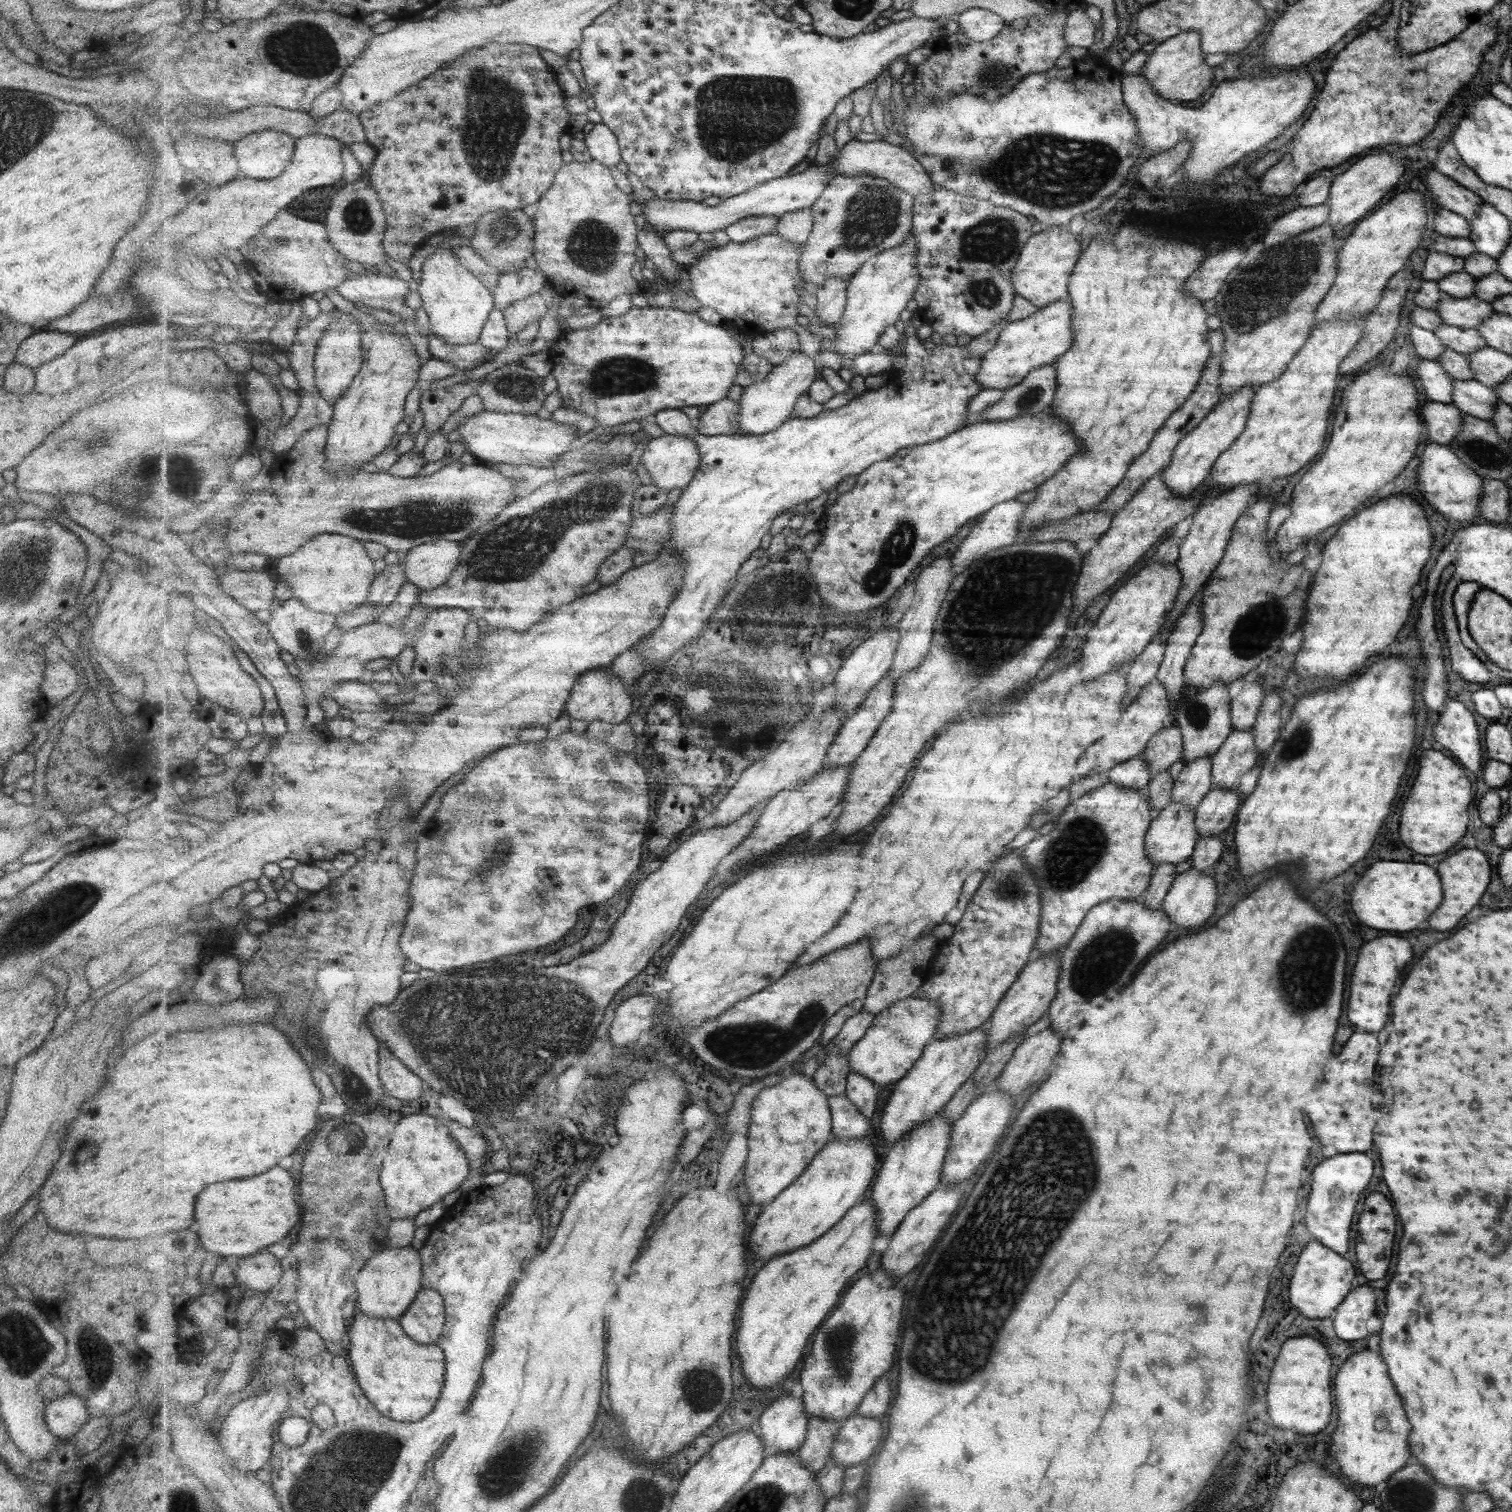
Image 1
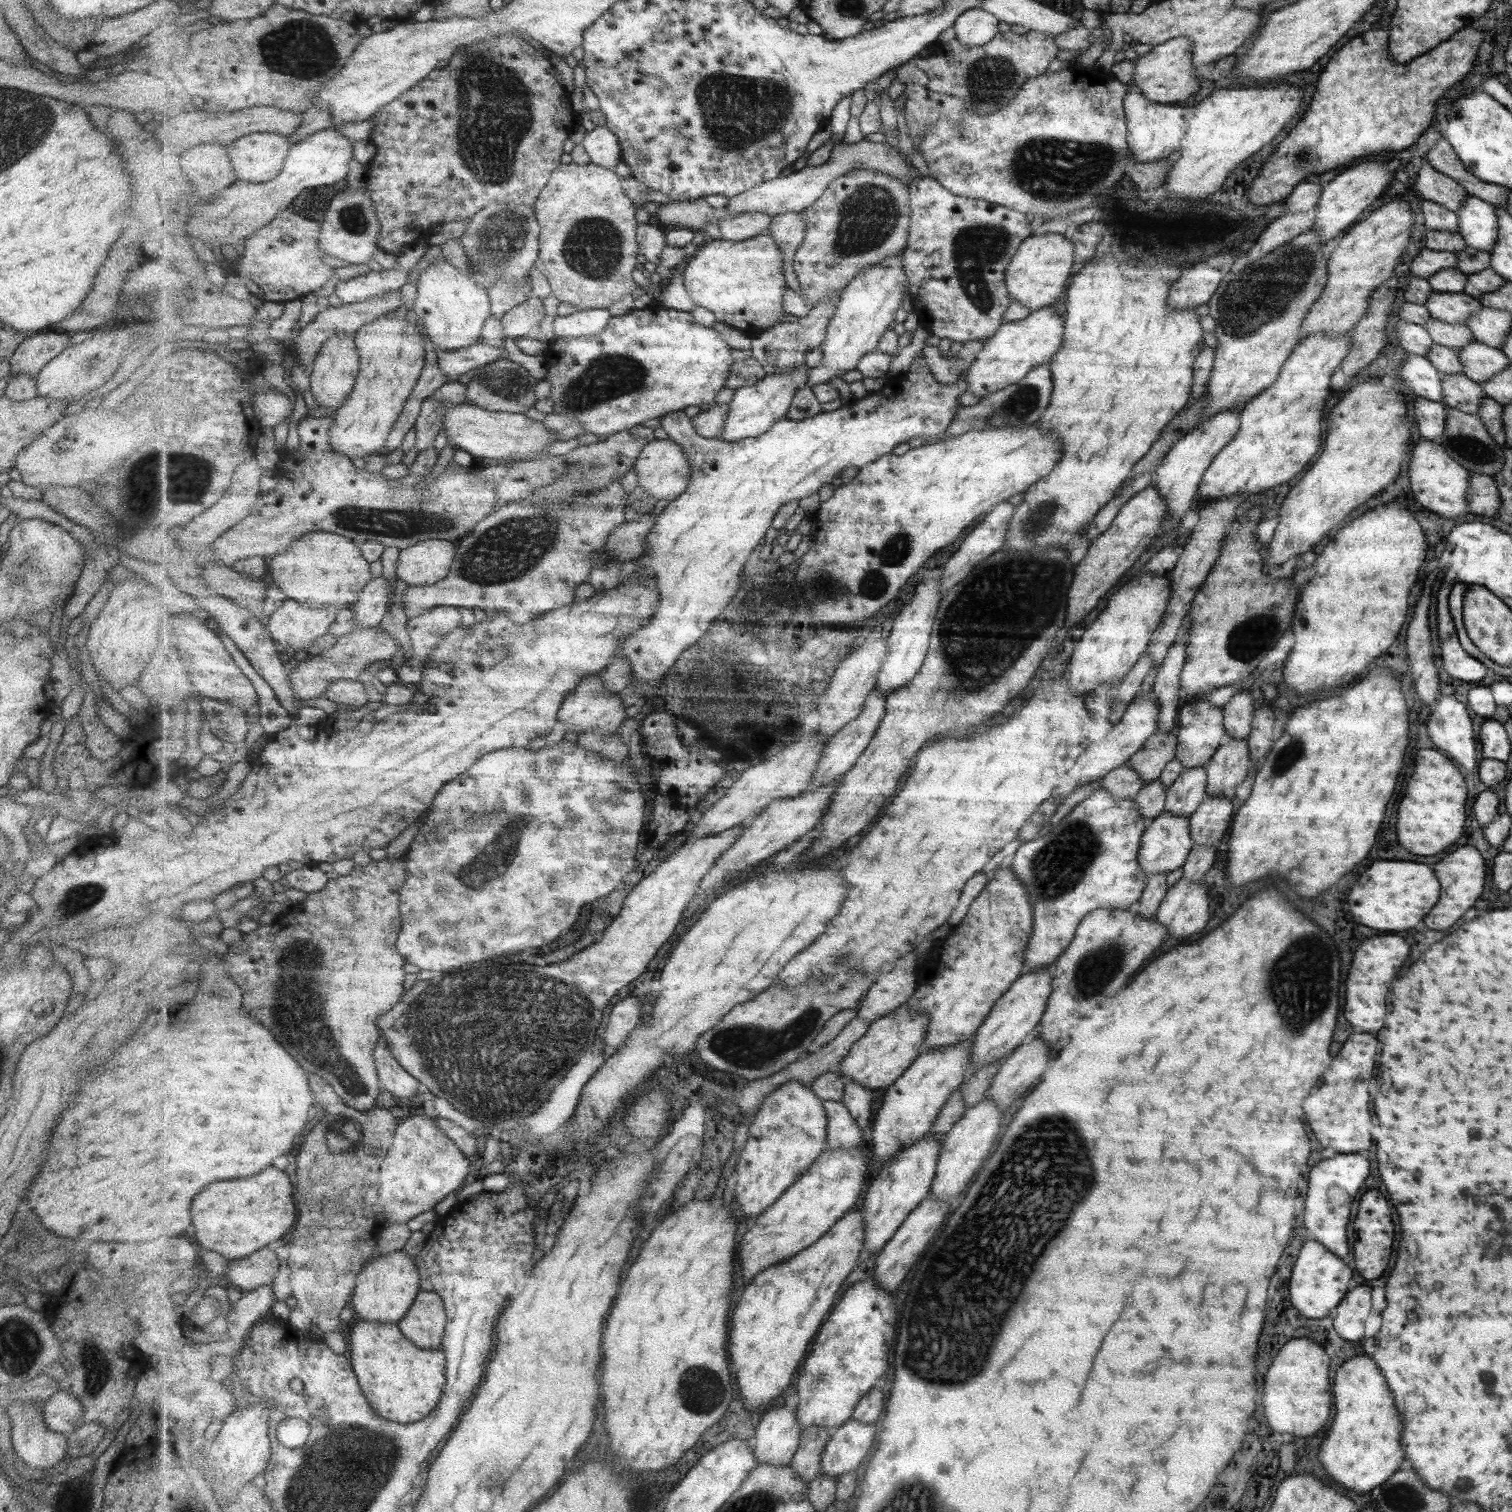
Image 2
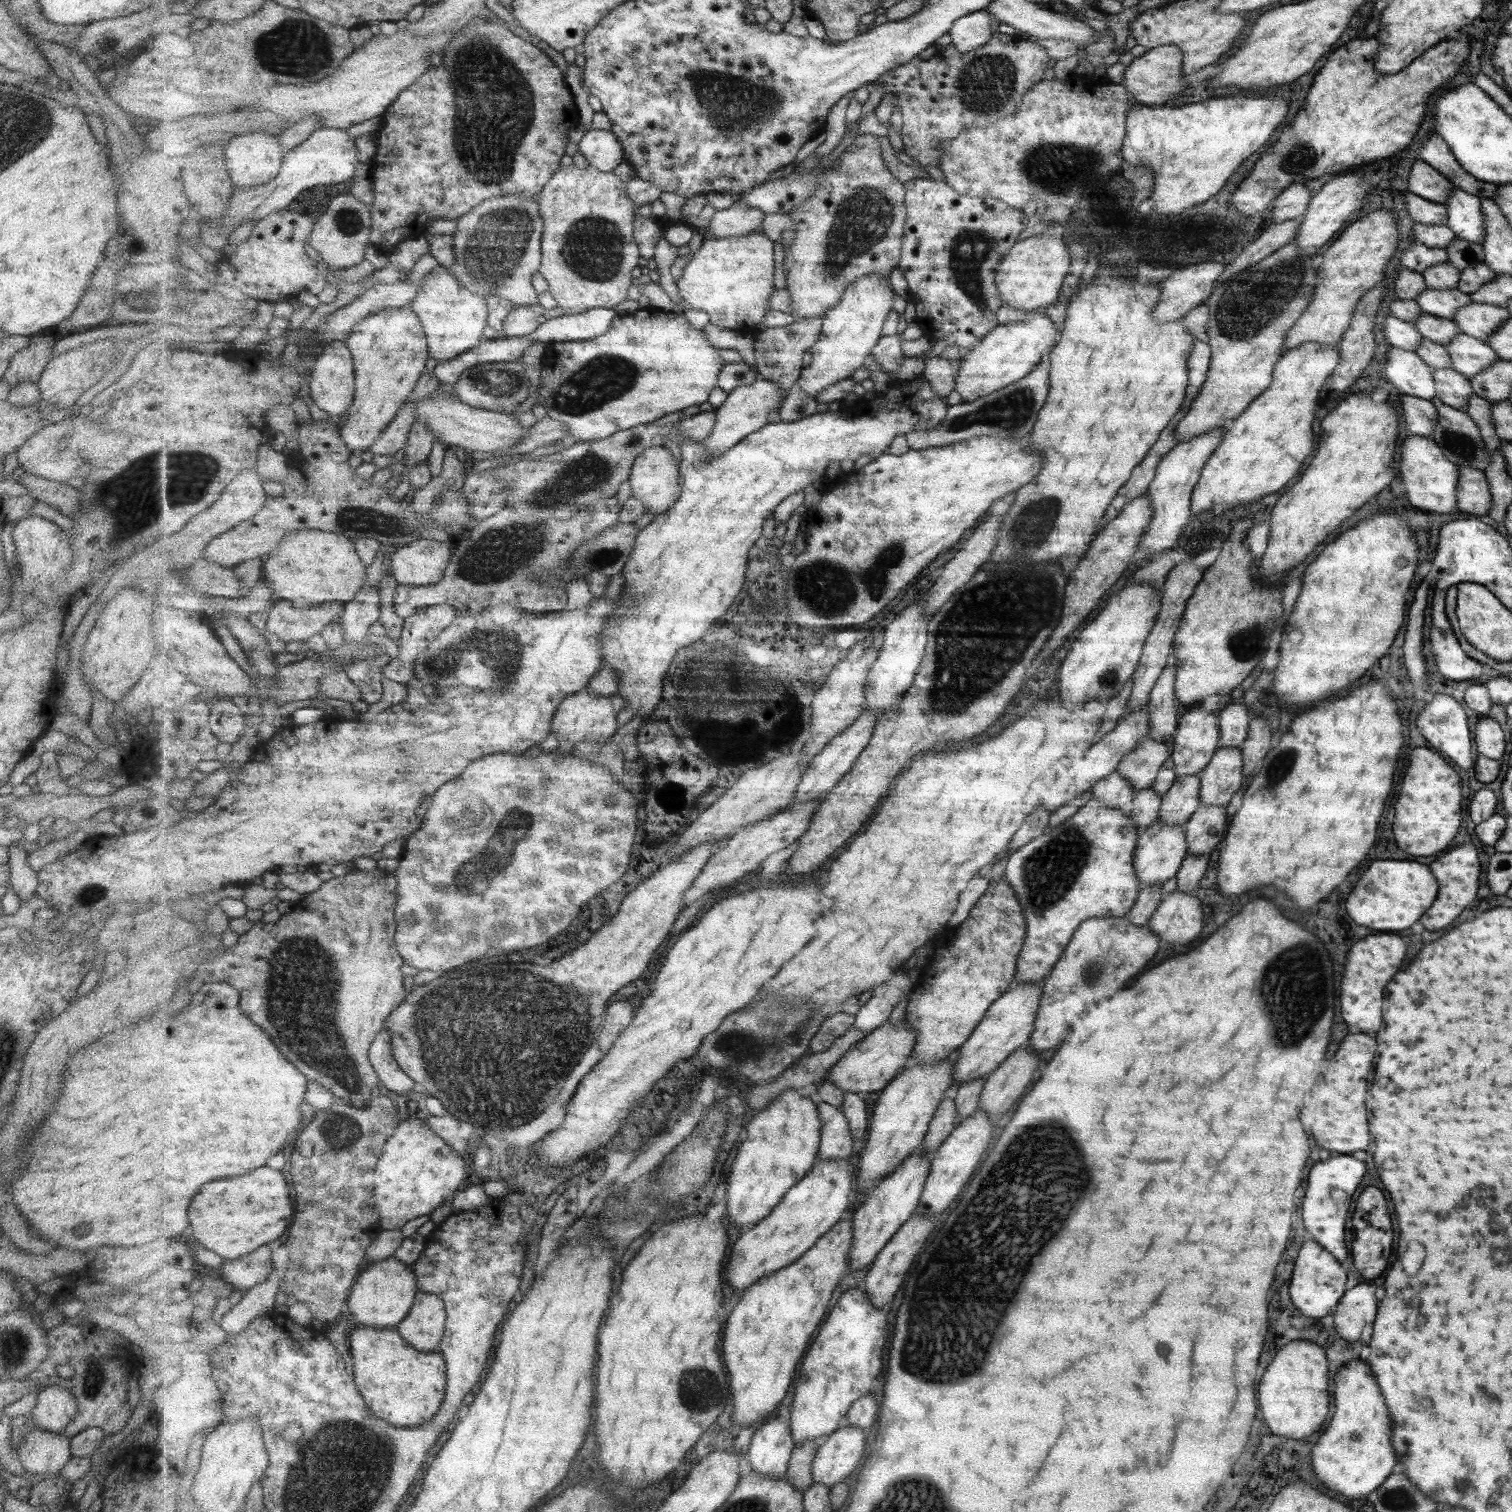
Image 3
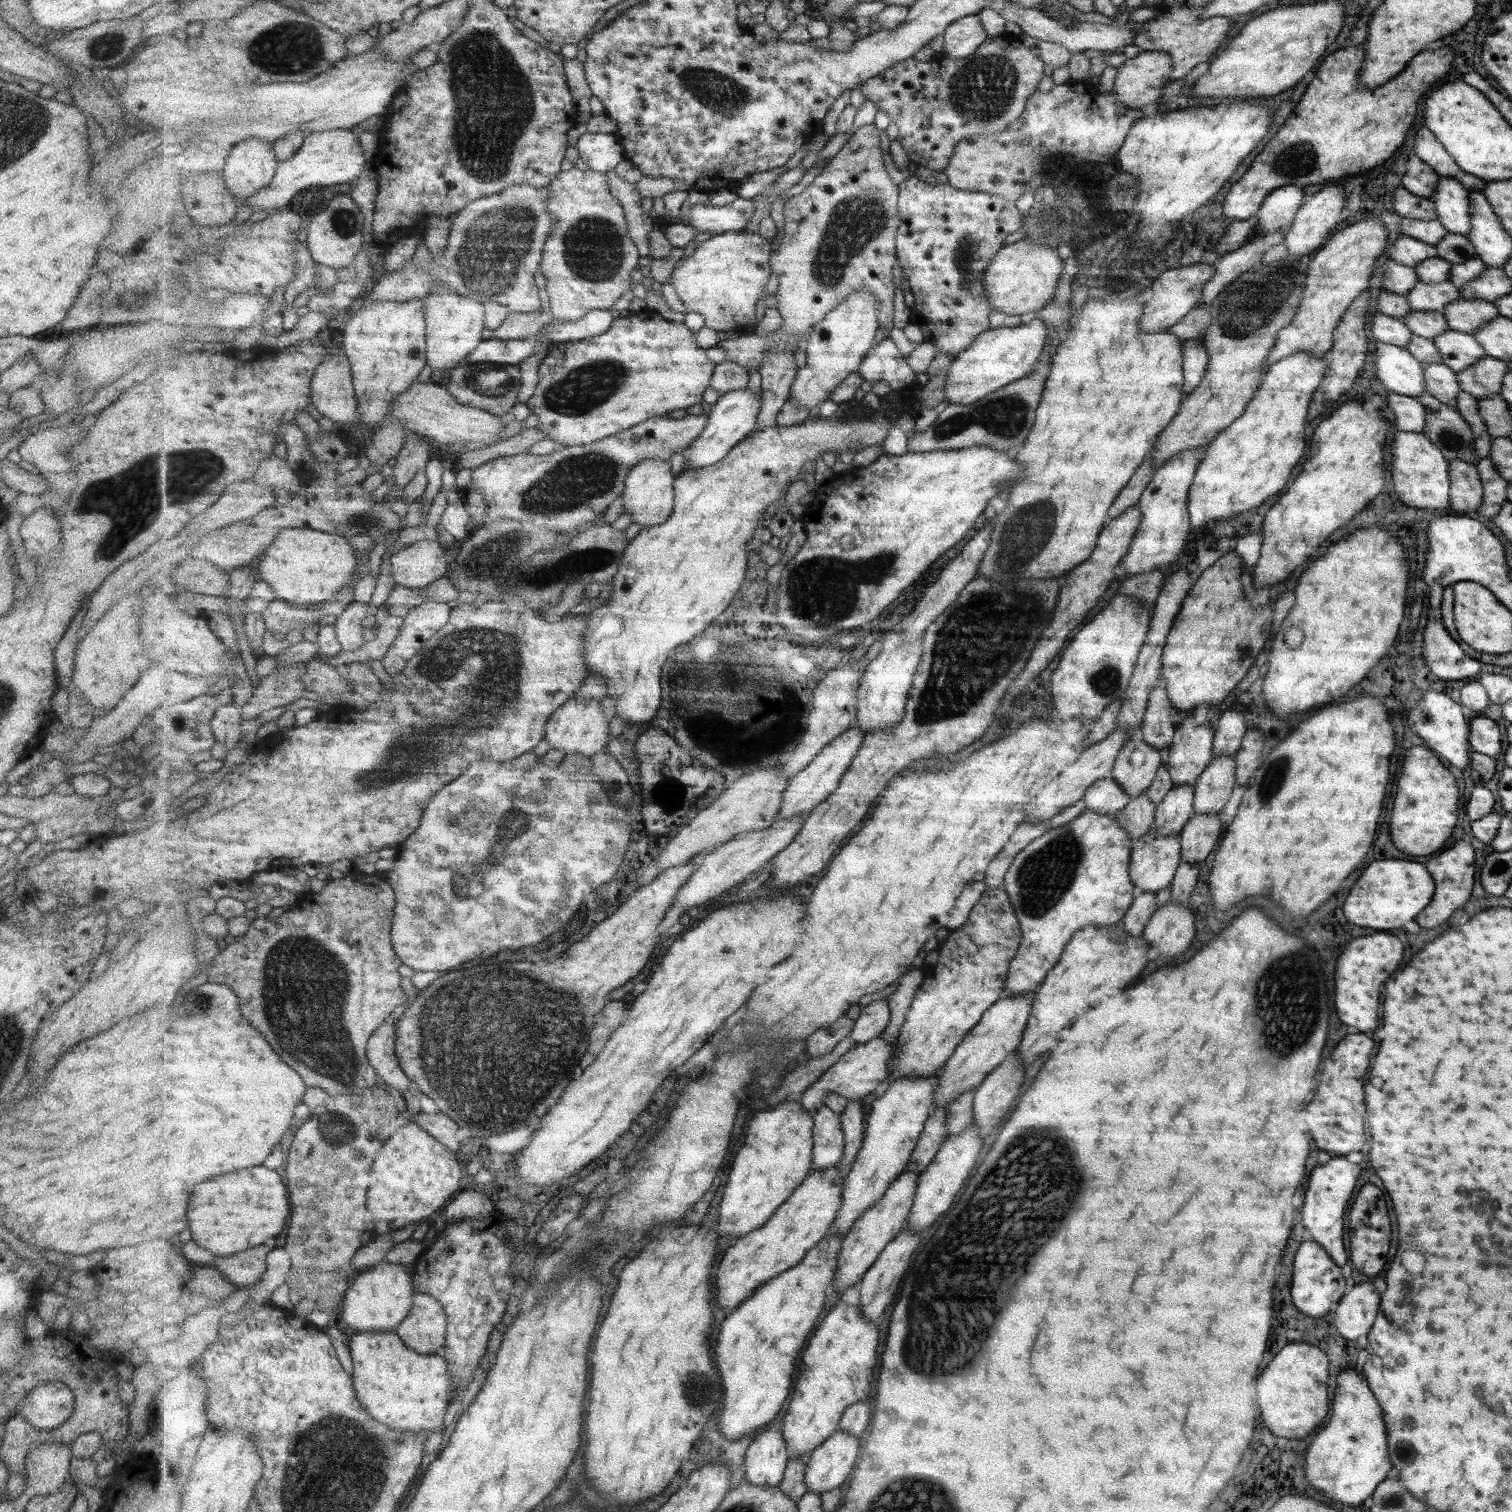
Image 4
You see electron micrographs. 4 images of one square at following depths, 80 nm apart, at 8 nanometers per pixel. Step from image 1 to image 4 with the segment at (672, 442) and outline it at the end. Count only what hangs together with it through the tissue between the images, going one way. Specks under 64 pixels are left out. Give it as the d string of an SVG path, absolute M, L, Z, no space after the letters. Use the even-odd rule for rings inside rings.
M645 459L636 464L626 480L623 492L623 514L629 514L631 522L639 524L642 530L665 524L674 514L676 505L675 484L676 477L669 459Z

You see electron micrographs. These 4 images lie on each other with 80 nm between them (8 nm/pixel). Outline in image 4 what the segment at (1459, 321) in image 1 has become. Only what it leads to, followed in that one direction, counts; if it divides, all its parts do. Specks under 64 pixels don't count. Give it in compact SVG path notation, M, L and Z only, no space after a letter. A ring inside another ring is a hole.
M1418 280L1405 298L1412 311L1430 310L1441 313L1450 302L1459 300L1462 296L1458 288L1454 288L1449 280L1431 283Z

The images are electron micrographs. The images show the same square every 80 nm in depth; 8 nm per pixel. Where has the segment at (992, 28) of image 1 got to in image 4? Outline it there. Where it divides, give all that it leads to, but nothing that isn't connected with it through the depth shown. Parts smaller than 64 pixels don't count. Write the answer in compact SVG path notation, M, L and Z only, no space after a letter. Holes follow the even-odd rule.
M969 15L955 21L944 35L943 56L966 58L978 50L986 40L985 30L977 15Z

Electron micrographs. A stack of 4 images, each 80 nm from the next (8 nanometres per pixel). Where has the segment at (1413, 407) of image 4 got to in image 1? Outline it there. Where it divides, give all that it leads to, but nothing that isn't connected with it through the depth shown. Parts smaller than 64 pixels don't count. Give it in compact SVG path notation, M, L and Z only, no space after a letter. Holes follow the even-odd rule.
M1424 401L1420 414L1430 442L1447 445L1462 428L1462 411L1452 404Z

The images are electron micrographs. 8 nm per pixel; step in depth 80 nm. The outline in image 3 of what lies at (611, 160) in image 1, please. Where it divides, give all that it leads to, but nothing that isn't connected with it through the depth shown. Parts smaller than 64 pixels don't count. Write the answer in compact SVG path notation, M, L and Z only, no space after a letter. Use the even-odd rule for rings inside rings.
M586 130L579 142L579 150L591 165L604 170L603 172L612 172L626 161L622 142L612 130Z

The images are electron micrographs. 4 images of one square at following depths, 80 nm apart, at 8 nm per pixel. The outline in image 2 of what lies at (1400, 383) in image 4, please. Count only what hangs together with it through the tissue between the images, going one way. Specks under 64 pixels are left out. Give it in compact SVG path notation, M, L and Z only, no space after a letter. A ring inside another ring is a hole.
M1405 353L1395 376L1399 376L1401 382L1413 390L1416 397L1429 399L1431 402L1442 402L1443 386L1440 382L1438 370L1427 360L1427 357L1415 356Z

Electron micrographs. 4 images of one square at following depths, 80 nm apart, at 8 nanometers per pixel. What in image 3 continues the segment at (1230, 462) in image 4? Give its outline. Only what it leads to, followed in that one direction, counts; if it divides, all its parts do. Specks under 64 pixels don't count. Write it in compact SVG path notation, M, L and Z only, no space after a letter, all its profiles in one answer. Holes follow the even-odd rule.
M1308 342L1299 345L1297 349L1291 349L1282 354L1278 360L1278 364L1274 366L1273 380L1271 381L1271 384L1263 390L1259 396L1255 397L1238 417L1235 417L1229 422L1229 427L1226 429L1226 433L1220 441L1220 446L1211 453L1209 460L1203 465L1201 477L1198 480L1198 484L1194 486L1190 500L1191 514L1195 514L1198 523L1203 518L1209 518L1210 516L1214 516L1214 514L1220 513L1224 508L1233 508L1233 506L1251 503L1254 500L1261 499L1261 496L1265 496L1265 494L1276 492L1281 486L1283 486L1283 484L1287 484L1287 482L1299 472L1303 460L1313 452L1313 430L1311 430L1311 424L1313 424L1315 400L1317 400L1317 396L1319 396L1319 390L1321 390L1325 378L1329 377L1329 374L1333 373L1334 369L1337 368L1338 361L1341 360L1339 355L1340 352L1337 345L1325 346L1316 342Z

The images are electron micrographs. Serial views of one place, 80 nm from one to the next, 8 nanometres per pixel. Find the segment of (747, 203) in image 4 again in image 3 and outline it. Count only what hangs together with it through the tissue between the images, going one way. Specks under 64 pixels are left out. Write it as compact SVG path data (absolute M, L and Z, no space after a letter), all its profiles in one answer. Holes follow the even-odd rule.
M735 201L729 208L715 211L705 234L712 238L735 238L762 232L766 213L754 206Z

